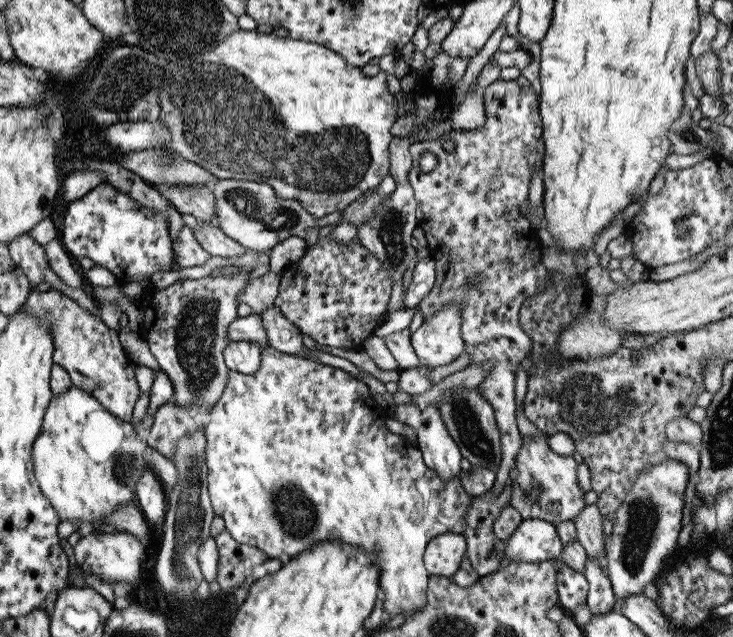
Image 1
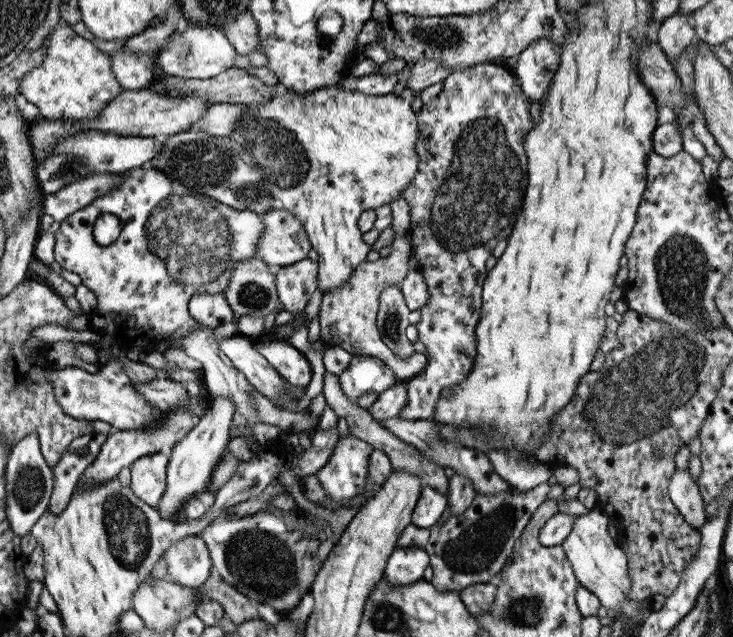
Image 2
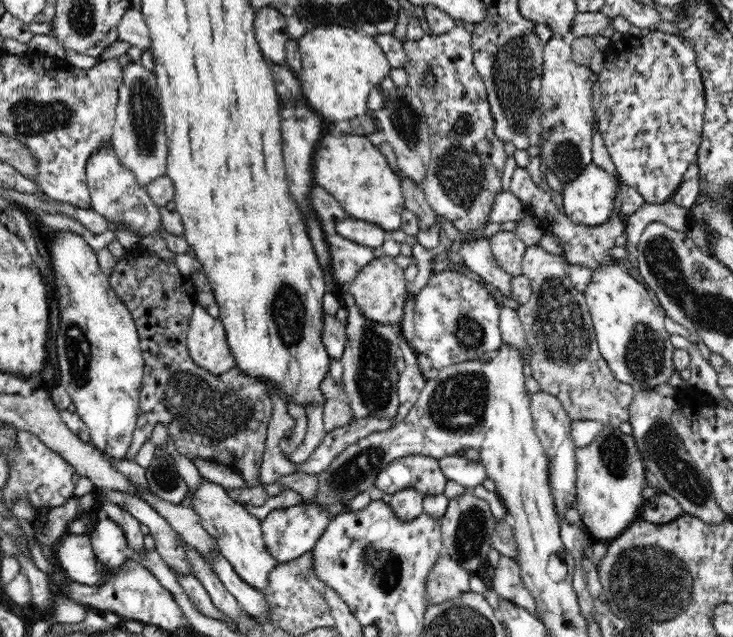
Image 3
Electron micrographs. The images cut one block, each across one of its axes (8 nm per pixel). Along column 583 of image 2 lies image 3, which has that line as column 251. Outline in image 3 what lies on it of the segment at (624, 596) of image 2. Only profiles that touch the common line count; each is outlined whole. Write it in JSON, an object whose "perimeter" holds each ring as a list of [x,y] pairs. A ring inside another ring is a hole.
{"perimeter":[[[208,480],[192,493],[194,496],[190,506],[200,515],[200,523],[216,539],[220,554],[239,577],[248,583],[254,590],[264,593],[268,588],[268,576],[278,567],[278,560],[267,550],[263,539],[263,529],[260,518],[251,515],[244,505],[234,503],[225,493],[224,488]]]}

